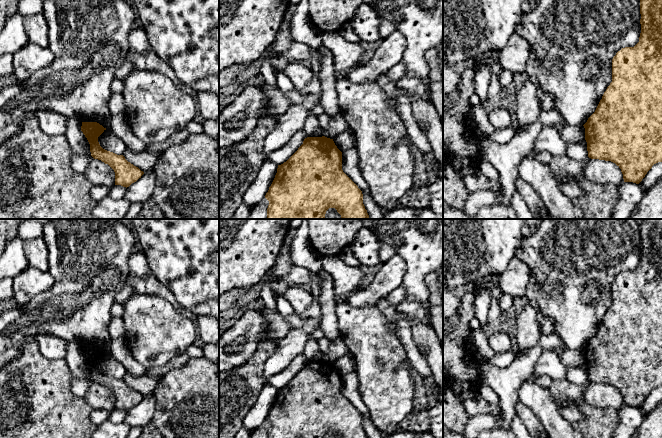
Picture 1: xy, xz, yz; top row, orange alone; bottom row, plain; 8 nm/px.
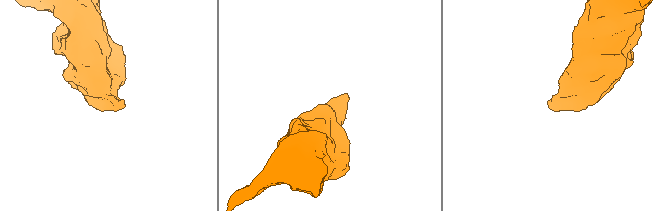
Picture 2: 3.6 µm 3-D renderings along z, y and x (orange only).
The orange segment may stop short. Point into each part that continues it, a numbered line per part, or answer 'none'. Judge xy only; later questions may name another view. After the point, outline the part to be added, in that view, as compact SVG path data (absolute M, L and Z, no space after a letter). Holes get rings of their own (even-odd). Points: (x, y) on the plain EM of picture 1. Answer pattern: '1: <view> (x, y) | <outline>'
none

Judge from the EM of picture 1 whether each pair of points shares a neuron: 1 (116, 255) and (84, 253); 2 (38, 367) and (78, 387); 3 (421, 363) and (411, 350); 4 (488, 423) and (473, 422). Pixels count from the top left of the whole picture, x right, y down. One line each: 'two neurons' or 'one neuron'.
1: one neuron
2: two neurons
3: one neuron
4: one neuron

